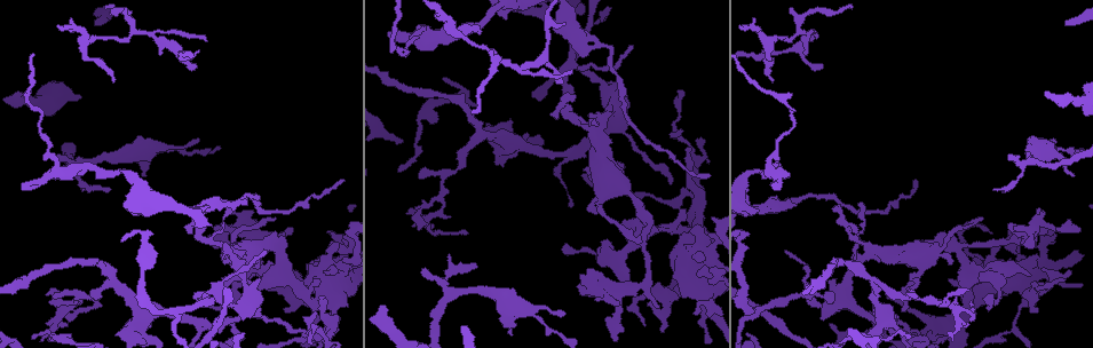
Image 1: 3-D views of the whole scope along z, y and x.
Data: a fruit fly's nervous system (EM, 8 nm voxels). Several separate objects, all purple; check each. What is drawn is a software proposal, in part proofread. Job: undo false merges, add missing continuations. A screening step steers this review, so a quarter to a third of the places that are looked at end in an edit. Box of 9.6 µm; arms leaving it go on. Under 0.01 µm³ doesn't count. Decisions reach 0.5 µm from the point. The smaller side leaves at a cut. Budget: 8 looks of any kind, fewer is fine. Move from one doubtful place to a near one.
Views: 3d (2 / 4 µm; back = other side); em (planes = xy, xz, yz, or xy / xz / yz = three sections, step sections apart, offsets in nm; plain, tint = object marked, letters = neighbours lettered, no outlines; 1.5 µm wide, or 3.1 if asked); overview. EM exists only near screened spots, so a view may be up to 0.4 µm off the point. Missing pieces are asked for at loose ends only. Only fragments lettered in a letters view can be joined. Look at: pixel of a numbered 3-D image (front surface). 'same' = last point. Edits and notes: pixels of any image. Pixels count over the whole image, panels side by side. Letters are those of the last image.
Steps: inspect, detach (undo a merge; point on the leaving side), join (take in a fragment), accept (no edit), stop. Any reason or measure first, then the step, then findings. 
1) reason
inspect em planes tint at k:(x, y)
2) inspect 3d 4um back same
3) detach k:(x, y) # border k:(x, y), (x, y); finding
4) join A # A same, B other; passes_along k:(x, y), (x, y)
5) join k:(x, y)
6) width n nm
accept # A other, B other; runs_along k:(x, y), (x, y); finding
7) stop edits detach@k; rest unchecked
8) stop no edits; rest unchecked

thin end
inspect em planes letters at 1:(569, 92)

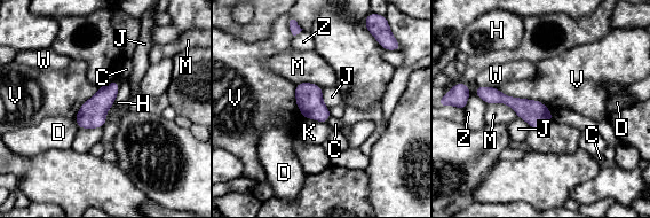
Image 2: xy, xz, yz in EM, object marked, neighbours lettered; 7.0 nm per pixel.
width 180 nm
accept # C other, D other, H other, J other, K other, M other, V other, W other, Z other; border 2:(320, 87), (323, 102), (329, 108); no lettered fragment goes on from it

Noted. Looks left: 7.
sharp bend
inspect em yz step 8 letters at 1:(575, 28)

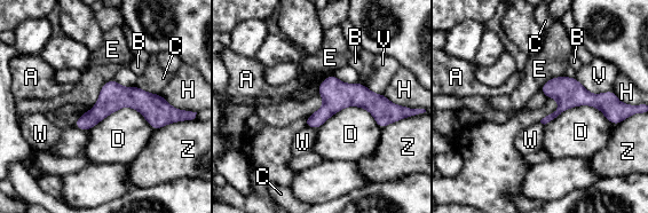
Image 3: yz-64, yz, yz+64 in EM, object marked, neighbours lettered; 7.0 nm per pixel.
accept # A other, B other, C other, D other, E other, H other, V other, W other, Z other; runs_along 3:(167, 108), (111, 100), (78, 124); all the same neuron

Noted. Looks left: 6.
inspect em xy step 8 tint at 1:(1018, 240)

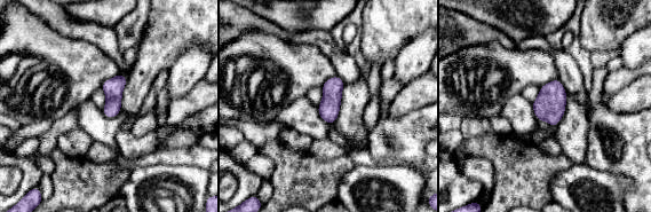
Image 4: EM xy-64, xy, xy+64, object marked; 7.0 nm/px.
another direction
inspect em planes tint same

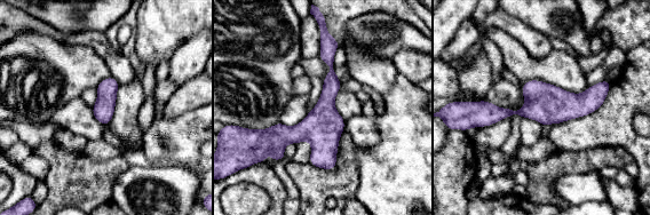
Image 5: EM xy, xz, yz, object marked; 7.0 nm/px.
what lies round it
inspect em planes letters same

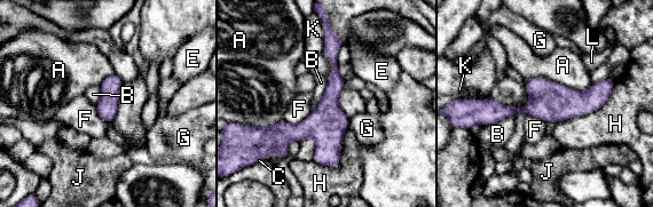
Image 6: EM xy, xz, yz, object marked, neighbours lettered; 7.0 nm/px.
accept # A other, B other, C other, E other, F other, G other, H other, J other, K other, L other; border 6:(327, 78), (325, 92), (312, 111); one neuron here

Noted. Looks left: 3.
stop no edits; rest unchecked

